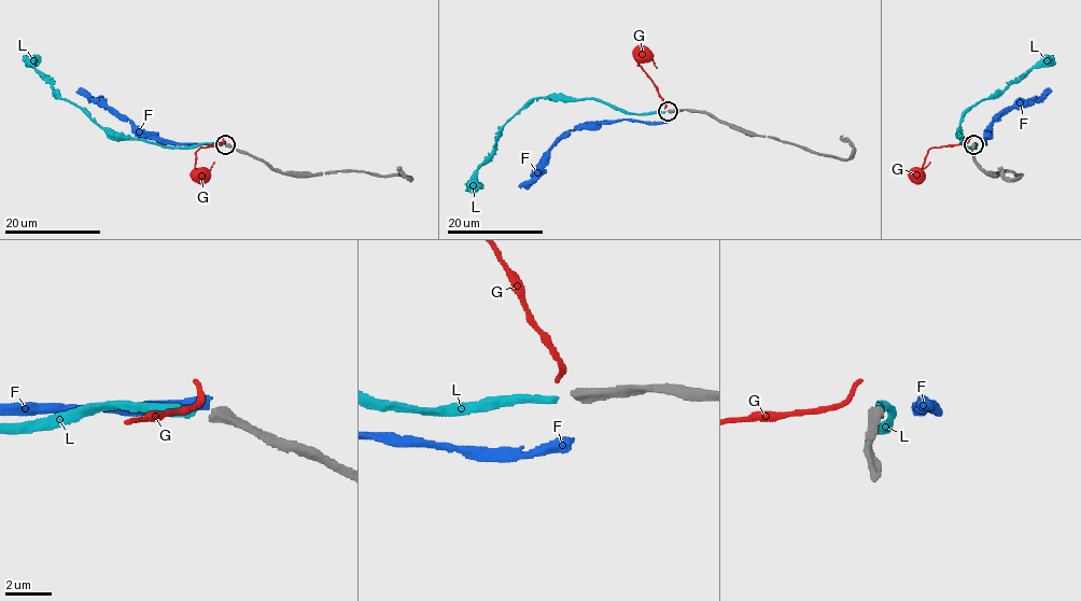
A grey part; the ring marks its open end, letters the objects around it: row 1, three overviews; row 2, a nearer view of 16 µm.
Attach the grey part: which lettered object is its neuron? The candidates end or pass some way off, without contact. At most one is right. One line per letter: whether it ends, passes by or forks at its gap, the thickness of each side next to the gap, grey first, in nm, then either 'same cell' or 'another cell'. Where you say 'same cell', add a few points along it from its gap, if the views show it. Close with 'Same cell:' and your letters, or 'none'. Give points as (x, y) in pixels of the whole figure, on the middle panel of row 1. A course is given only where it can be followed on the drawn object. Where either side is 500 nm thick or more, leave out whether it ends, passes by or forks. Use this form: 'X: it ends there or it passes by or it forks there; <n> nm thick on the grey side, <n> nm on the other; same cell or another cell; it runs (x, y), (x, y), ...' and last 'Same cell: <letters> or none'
F: it ends there; 480 nm thick on the grey side, 480 nm on the other; another cell
G: it ends there; 480 nm thick on the grey side, 280 nm on the other; another cell
L: it ends there; 480 nm thick on the grey side, 360 nm on the other; another cell
Same cell: none

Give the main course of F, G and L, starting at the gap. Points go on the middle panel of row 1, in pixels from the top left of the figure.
F: (668, 120), (583, 123), (565, 134), (549, 151), (544, 165), (519, 186)
G: (667, 107), (658, 88), (637, 65), (645, 53)
L: (665, 111), (622, 112), (593, 99), (533, 98), (503, 126), (492, 155), (465, 191)

